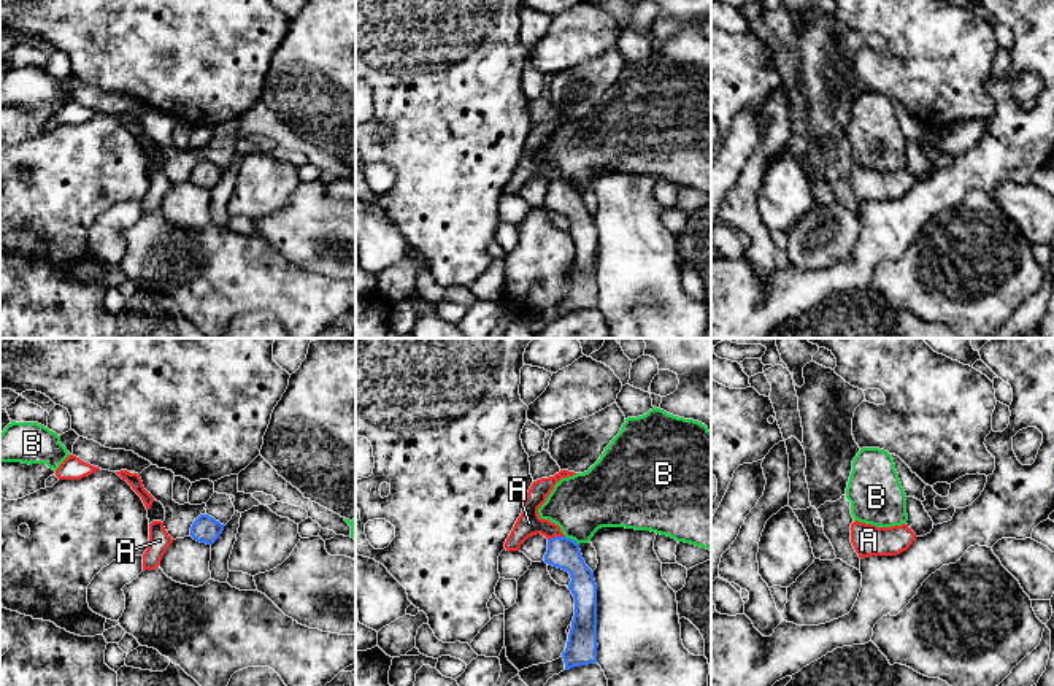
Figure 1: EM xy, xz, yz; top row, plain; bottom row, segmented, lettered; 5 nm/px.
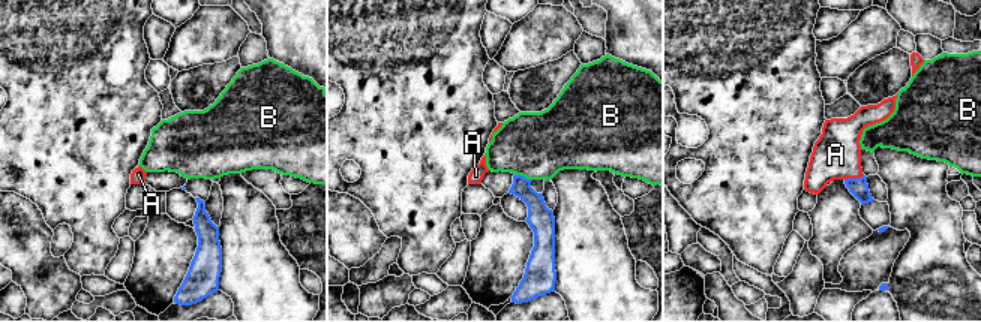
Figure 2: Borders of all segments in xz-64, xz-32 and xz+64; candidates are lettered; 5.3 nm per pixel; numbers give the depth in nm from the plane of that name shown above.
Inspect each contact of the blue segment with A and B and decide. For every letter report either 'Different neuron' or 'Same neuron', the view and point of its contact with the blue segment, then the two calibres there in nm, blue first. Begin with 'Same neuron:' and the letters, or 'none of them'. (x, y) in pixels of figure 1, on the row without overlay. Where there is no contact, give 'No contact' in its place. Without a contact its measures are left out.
Same neuron: A
A: Same neuron. Touches blue at xz (556, 181). Thickness 160 nm (blue) against 120 nm
B: Different neuron. Touches blue at xz (570, 183). Thickness 160 nm (blue) against 300 nm

